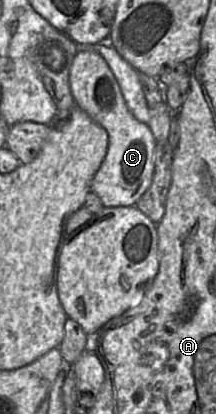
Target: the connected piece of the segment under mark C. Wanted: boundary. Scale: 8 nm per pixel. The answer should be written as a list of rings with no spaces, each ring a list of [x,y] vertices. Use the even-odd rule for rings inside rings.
[[[80,50],[69,70],[69,85],[75,105],[108,133],[106,156],[91,182],[91,191],[101,199],[106,208],[135,206],[150,187],[154,174],[154,148],[156,141],[149,126],[138,121],[129,111],[118,82],[105,59],[96,51]]]

